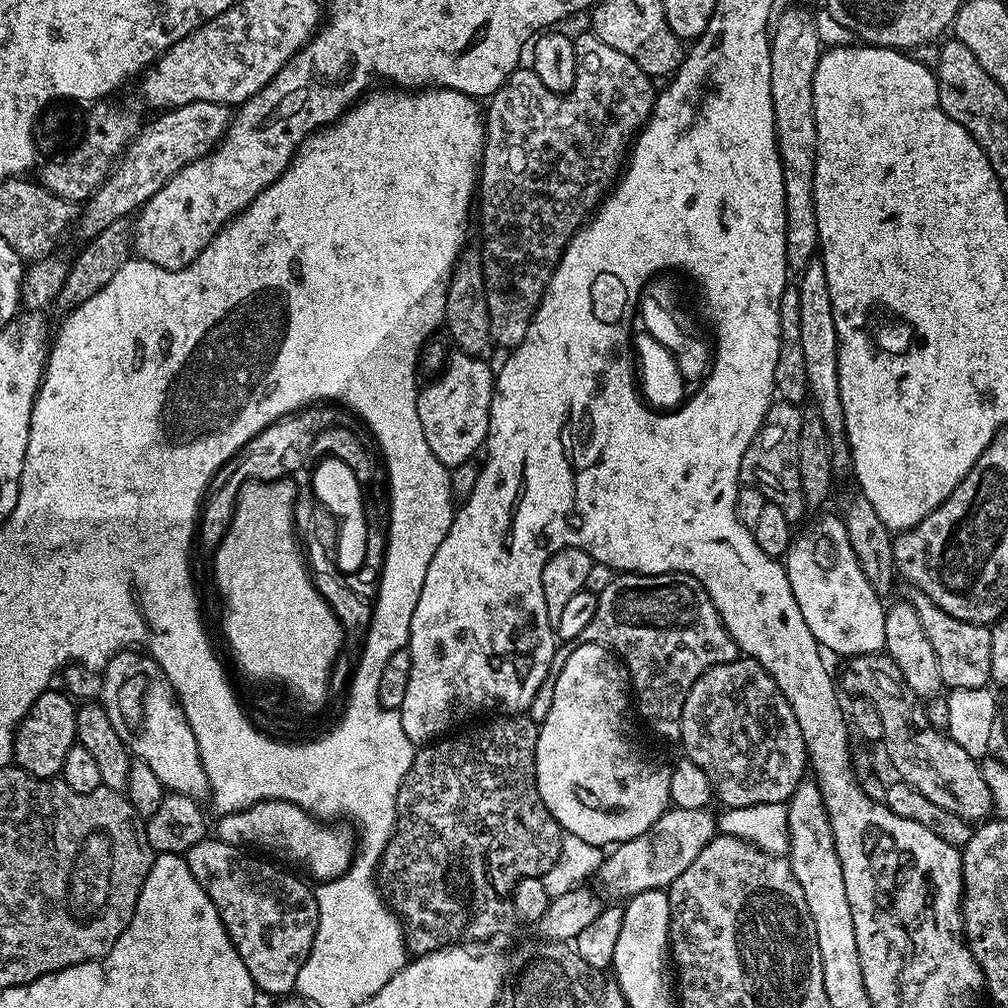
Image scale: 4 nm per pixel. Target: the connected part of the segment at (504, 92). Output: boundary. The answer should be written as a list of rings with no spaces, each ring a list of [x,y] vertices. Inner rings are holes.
[[[608,46],[608,64],[604,64],[604,76],[600,72],[592,72],[592,68],[584,68],[584,56],[588,52],[577,52],[580,62],[576,65],[576,81],[569,92],[563,94],[546,90],[542,82],[535,76],[531,67],[521,66],[508,75],[508,80],[498,91],[490,97],[489,108],[486,108],[486,135],[484,137],[484,158],[482,161],[482,195],[487,201],[488,215],[492,216],[492,228],[488,228],[488,275],[485,276],[486,303],[489,307],[490,334],[493,345],[501,344],[504,350],[511,350],[521,344],[526,338],[530,322],[540,305],[540,299],[548,288],[552,271],[564,248],[572,240],[572,236],[582,225],[588,223],[595,213],[599,203],[606,193],[613,187],[614,181],[619,177],[626,164],[626,157],[635,141],[636,133],[643,128],[648,115],[656,105],[657,89],[652,89],[653,77],[647,76],[637,64],[626,54]]]

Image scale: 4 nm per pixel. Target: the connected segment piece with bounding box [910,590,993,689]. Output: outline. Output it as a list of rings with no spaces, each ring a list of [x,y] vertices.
[[[916,590],[911,594],[910,602],[922,618],[922,628],[926,630],[926,638],[930,638],[930,646],[934,646],[941,681],[949,689],[985,687],[993,679],[992,628],[946,614],[946,610],[938,607],[924,592]]]

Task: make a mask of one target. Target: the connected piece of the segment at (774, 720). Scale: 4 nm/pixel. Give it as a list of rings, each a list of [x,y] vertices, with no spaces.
[[[738,658],[734,662],[726,662],[708,668],[694,682],[694,686],[682,706],[679,743],[684,744],[683,755],[687,759],[693,760],[706,772],[711,780],[715,799],[717,801],[720,799],[724,808],[745,808],[746,806],[758,806],[759,804],[784,804],[791,800],[792,795],[796,793],[796,787],[802,783],[801,777],[803,776],[800,775],[806,772],[806,765],[809,763],[808,752],[804,748],[802,730],[798,730],[798,718],[794,718],[794,710],[790,710],[790,702],[786,702],[782,690],[778,690],[778,686],[770,673],[757,660],[747,658]]]

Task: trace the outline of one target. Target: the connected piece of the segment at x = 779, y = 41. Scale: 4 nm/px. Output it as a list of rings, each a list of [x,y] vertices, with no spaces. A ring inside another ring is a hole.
[[[793,6],[782,14],[770,54],[770,94],[776,115],[776,141],[784,179],[786,254],[793,269],[803,270],[820,247],[818,218],[814,210],[814,166],[816,165],[816,123],[814,122],[814,72],[822,45],[816,20],[804,8]]]

